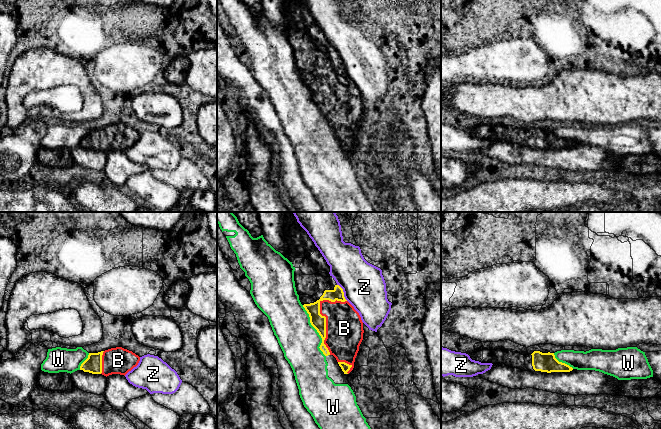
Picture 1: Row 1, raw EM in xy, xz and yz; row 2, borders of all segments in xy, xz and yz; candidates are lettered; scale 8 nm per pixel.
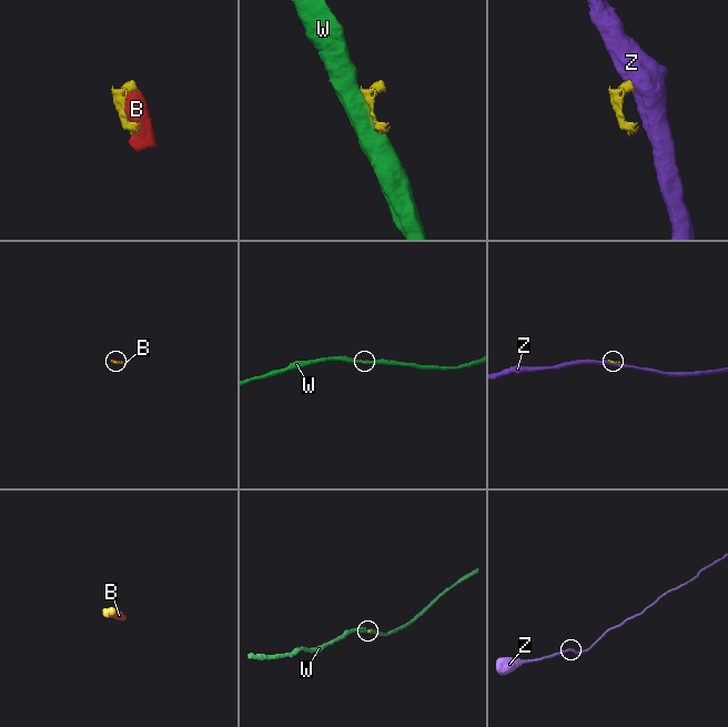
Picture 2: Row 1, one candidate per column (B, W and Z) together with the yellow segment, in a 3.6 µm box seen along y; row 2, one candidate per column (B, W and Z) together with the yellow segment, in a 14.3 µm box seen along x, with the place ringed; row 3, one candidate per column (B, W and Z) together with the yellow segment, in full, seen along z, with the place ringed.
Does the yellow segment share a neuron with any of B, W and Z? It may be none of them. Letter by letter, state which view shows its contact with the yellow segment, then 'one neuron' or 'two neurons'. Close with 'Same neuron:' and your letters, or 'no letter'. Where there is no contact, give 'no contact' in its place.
B: xz | one neuron
W: xz | two neurons
Z: xz | two neurons
Same neuron: B

